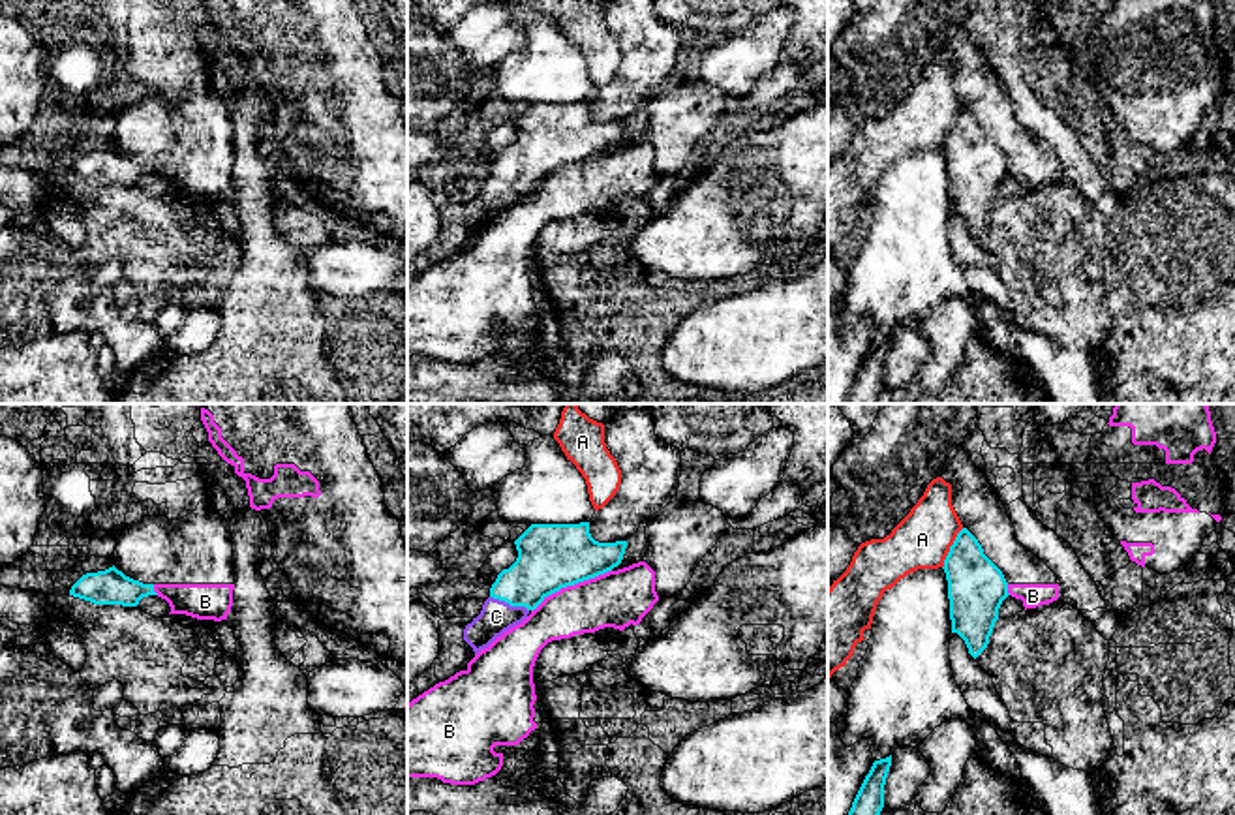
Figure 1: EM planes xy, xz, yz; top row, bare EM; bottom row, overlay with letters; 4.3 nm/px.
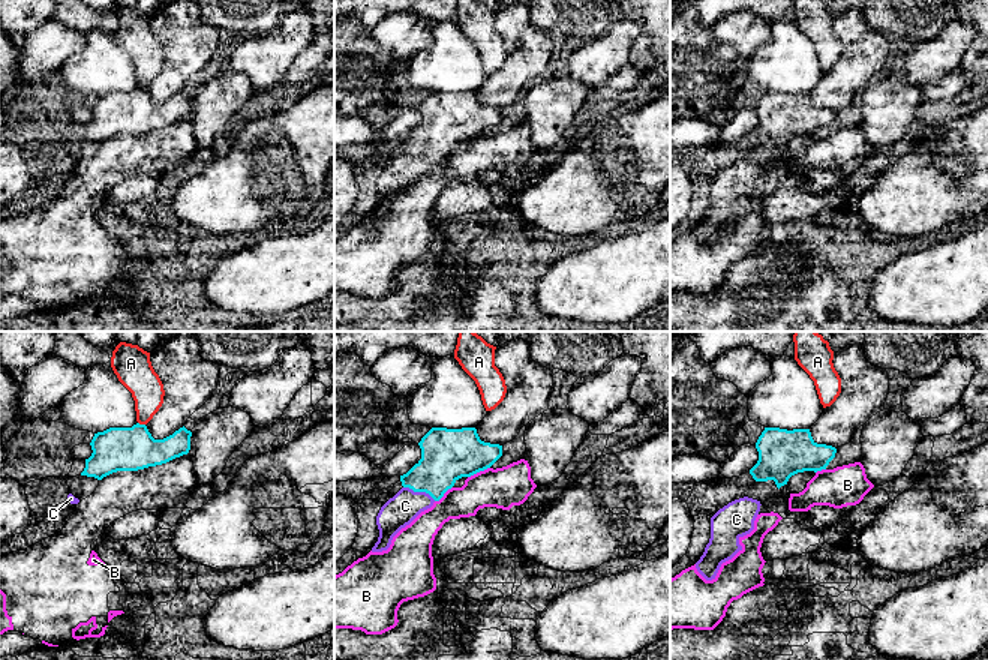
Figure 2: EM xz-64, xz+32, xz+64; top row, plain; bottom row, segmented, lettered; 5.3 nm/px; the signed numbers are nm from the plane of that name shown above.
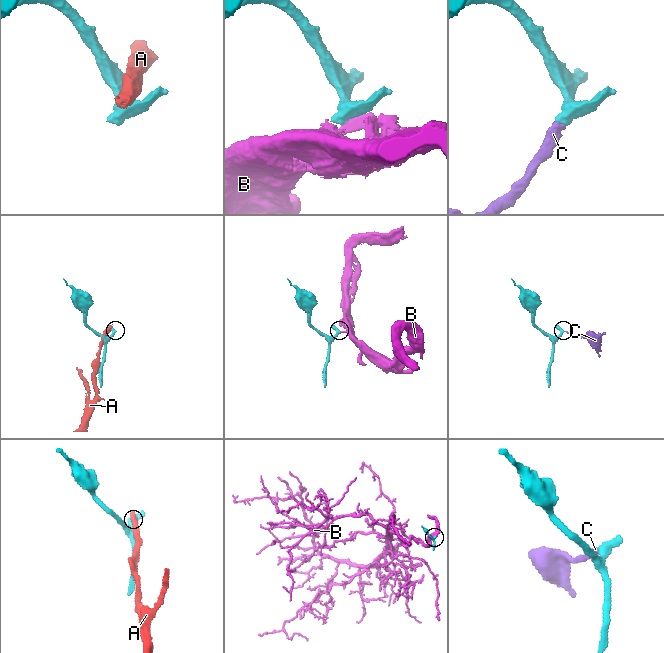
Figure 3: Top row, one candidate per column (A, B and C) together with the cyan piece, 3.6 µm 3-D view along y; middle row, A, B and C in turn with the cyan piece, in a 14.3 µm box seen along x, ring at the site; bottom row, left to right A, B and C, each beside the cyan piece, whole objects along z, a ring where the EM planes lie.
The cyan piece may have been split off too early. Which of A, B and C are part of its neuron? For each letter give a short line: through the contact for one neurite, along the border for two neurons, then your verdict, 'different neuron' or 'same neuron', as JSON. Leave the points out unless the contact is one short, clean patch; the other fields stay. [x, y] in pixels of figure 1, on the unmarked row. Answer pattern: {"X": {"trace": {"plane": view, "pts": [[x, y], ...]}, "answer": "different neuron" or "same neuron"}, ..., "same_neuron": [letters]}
{"A": {"answer": "different neuron"}, "B": {"trace": {"plane": "xz", "pts": [[610, 149], [562, 166], [532, 190]]}, "answer": "different neuron"}, "C": {"trace": {"plane": "xz", "pts": [[548, 139], [509, 183], [496, 196]]}, "answer": "same neuron"}, "same_neuron": ["C"]}

